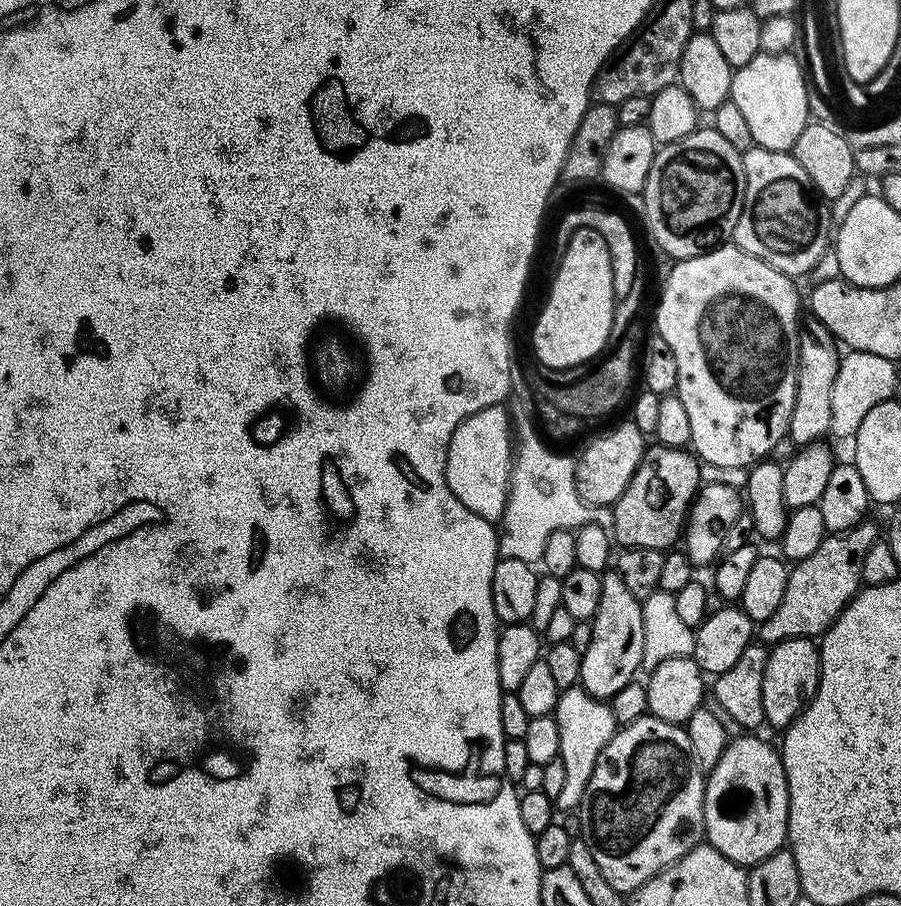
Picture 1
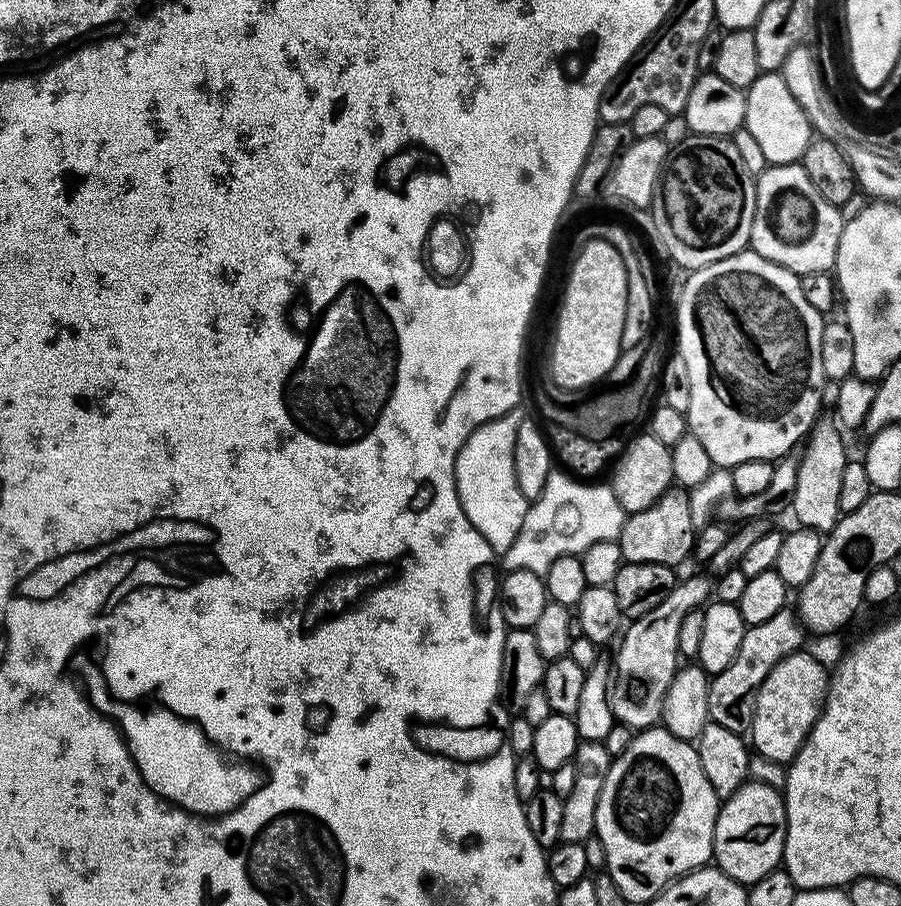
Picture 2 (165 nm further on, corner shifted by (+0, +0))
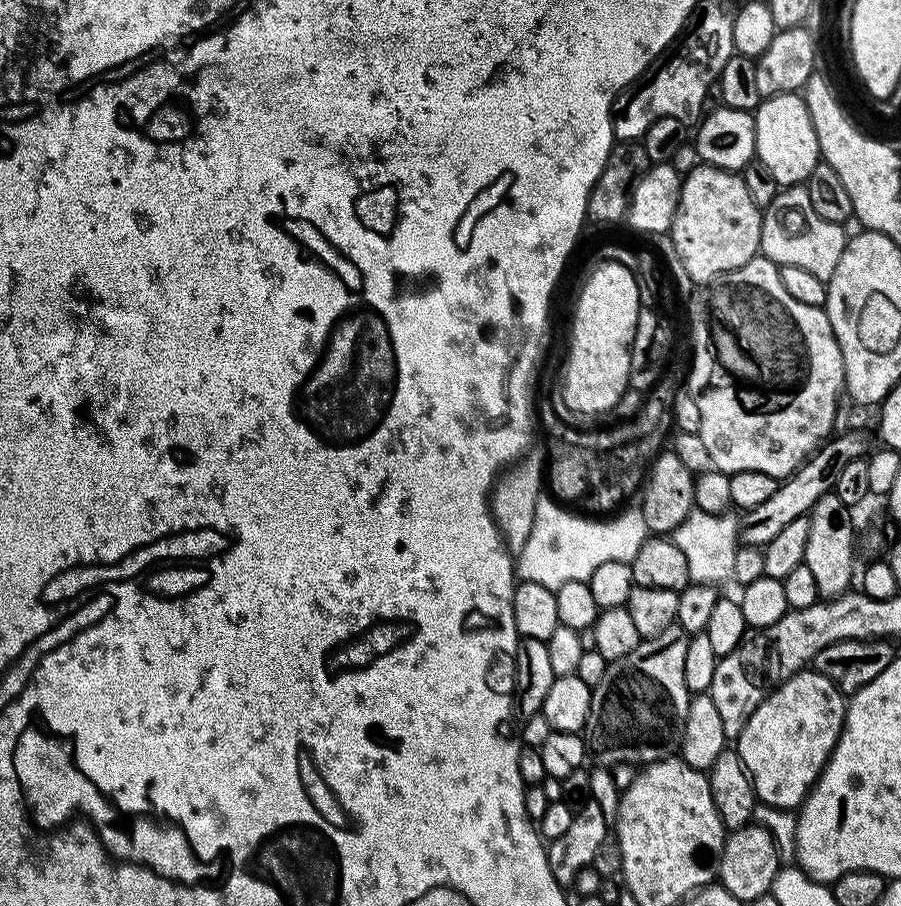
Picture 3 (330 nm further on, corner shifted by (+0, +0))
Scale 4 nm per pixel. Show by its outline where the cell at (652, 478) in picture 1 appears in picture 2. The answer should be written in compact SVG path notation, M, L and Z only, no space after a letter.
M679 486L663 492L646 510L633 512L627 517L620 531L619 545L623 563L658 562L680 566L694 552L697 533L691 520L689 493Z

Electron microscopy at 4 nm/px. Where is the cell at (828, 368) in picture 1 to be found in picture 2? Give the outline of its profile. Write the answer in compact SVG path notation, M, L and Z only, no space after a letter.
M821 419L808 433L806 443L800 452L797 486L790 512L791 515L796 515L795 523L799 527L812 528L818 533L827 534L842 515L839 508L839 494L843 470L850 461L850 455L844 449L844 440L840 437L841 429L832 420L833 425L830 421L823 420Z

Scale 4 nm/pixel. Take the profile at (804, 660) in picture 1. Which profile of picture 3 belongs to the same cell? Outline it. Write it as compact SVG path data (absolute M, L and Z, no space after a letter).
M801 670L769 692L734 740L759 803L799 809L832 757L844 729L845 711L845 693L815 670Z

